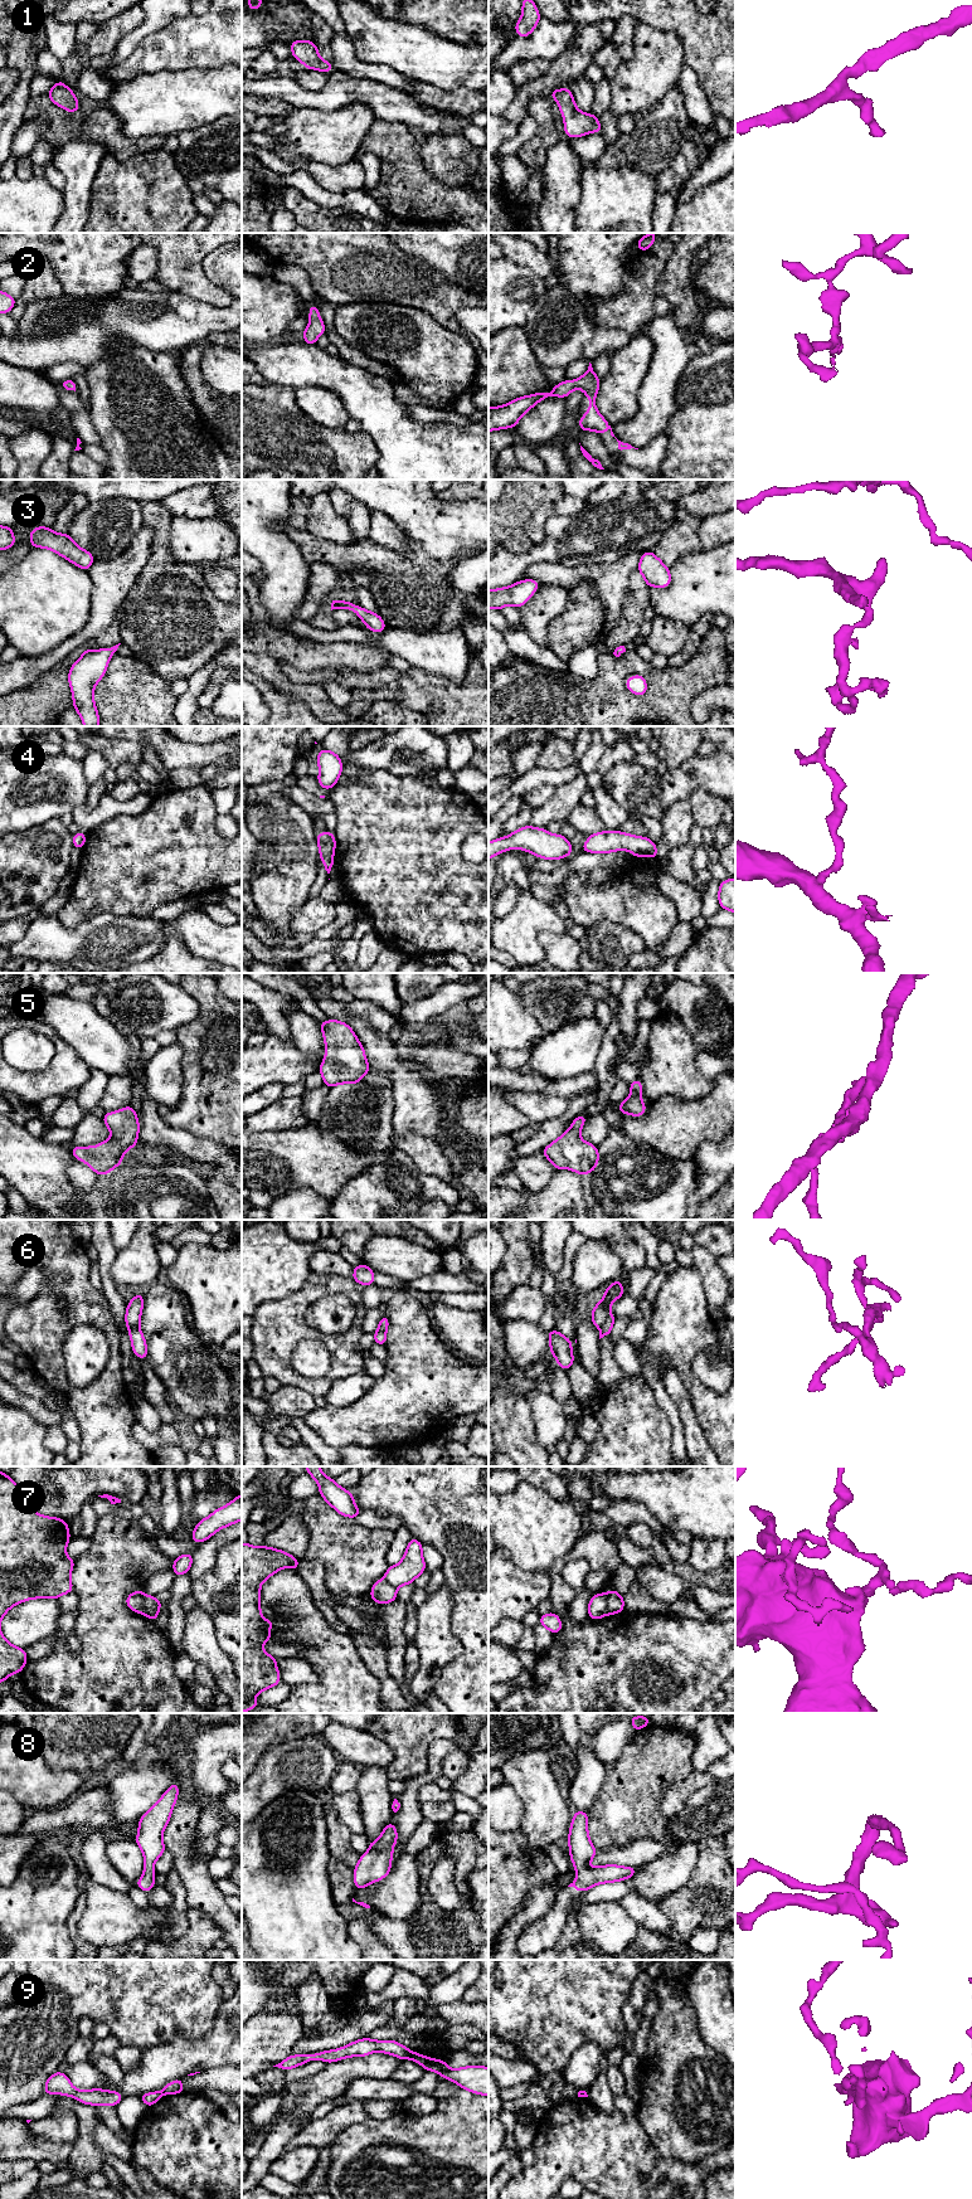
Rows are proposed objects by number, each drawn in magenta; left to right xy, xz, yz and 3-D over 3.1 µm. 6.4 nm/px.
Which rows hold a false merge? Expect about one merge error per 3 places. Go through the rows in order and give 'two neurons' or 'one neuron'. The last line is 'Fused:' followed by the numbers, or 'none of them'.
1: one neuron
2: one neuron
3: one neuron
4: one neuron
5: one neuron
6: two neurons
7: two neurons
8: one neuron
9: two neurons
Fused: 6, 7, 9

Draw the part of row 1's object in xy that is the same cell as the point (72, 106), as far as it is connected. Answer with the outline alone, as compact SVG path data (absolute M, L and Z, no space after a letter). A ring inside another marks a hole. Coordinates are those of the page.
M60 79L50 88L48 97L55 106L63 107L69 113L74 113L79 110L74 91L71 91Z

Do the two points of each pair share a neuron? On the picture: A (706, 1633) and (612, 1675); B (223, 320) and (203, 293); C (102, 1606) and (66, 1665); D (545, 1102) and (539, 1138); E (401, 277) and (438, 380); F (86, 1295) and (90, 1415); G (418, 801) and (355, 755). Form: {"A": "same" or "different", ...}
{"A": "same", "B": "different", "C": "same", "D": "different", "E": "different", "F": "same", "G": "different"}

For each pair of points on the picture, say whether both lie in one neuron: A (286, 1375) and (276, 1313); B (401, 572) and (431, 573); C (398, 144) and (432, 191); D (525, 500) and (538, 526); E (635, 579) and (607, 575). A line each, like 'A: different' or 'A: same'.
A: same
B: same
C: same
D: different
E: different

